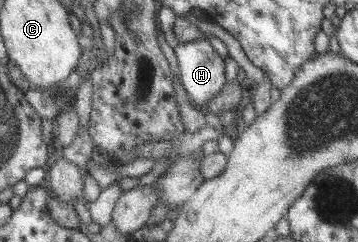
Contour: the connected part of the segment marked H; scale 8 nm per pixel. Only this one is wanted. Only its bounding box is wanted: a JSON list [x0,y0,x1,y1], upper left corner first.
[173,39,226,107]

